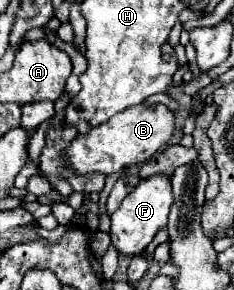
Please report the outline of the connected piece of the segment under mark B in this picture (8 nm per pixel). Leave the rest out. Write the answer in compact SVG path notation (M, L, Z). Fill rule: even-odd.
M141 103L139 107L129 107L127 111L121 111L107 123L101 123L99 127L91 129L87 135L77 135L67 147L67 157L77 173L95 171L109 175L121 171L123 167L145 163L161 147L167 145L173 133L175 133L175 113L169 107L165 107L163 103L157 105Z

